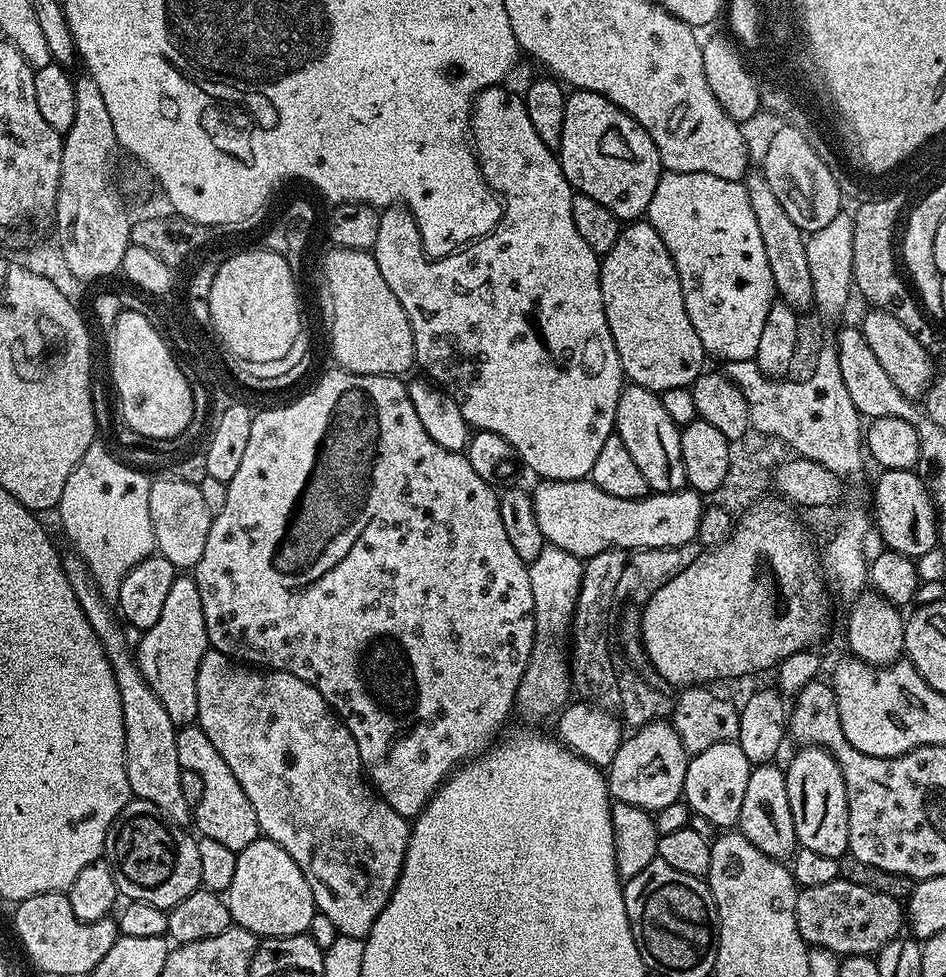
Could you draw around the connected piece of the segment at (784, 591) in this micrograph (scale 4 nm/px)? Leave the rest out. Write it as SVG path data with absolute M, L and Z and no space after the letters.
M757 499L741 515L744 516L735 521L730 538L722 542L717 548L709 548L694 555L693 561L686 566L686 570L674 575L674 578L666 582L656 593L642 604L644 613L638 620L640 640L644 644L645 654L648 656L654 670L660 675L665 685L680 684L679 686L707 685L709 682L734 678L740 675L764 674L767 668L775 669L784 659L790 658L792 654L798 654L804 649L811 649L828 632L828 615L832 608L828 605L830 592L825 585L824 574L821 572L821 561L815 552L803 552L800 549L800 536L792 525L792 516L783 508L785 505L771 504L768 500Z

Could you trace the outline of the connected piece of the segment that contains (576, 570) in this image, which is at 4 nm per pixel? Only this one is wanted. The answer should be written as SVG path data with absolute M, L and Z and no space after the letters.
M548 544L528 564L530 574L530 591L534 594L534 622L536 623L536 642L532 646L532 653L528 659L526 670L522 674L522 682L518 682L516 691L516 703L514 705L515 715L525 720L525 725L540 726L547 716L555 717L569 703L573 695L574 685L570 671L570 652L566 644L566 637L572 627L572 615L576 609L576 599L582 586L582 574L584 573L584 560L579 556L570 554L566 550L554 544Z

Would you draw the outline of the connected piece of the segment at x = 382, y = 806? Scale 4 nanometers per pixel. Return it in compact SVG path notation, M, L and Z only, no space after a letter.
M215 650L207 652L198 666L198 714L196 719L198 727L206 734L206 738L210 738L210 742L214 742L214 747L218 749L218 754L222 754L226 766L230 766L230 770L234 770L234 778L238 778L242 790L246 790L246 798L250 798L250 806L254 806L254 814L258 814L258 826L261 833L278 846L282 846L282 850L286 850L286 854L290 854L290 858L294 858L294 862L298 862L306 882L310 882L310 890L314 894L314 902L319 915L330 918L330 922L334 922L339 935L353 936L364 940L374 926L378 914L382 914L386 902L390 902L390 894L394 894L394 886L400 877L400 871L404 865L404 855L408 849L410 824L405 817L398 814L398 810L390 807L374 791L371 783L366 779L366 773L360 763L358 746L354 742L350 730L344 725L344 721L333 712L326 702L326 698L322 698L322 694L318 694L318 690L314 690L314 686L310 686L310 682L302 682L302 678L289 672L261 670L259 667L237 662L232 657Z

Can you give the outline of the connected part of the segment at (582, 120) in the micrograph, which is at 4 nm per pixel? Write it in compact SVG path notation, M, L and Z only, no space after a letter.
M576 90L568 96L558 159L576 192L602 202L622 222L639 221L647 213L662 175L660 155L650 134L634 117L597 92Z

